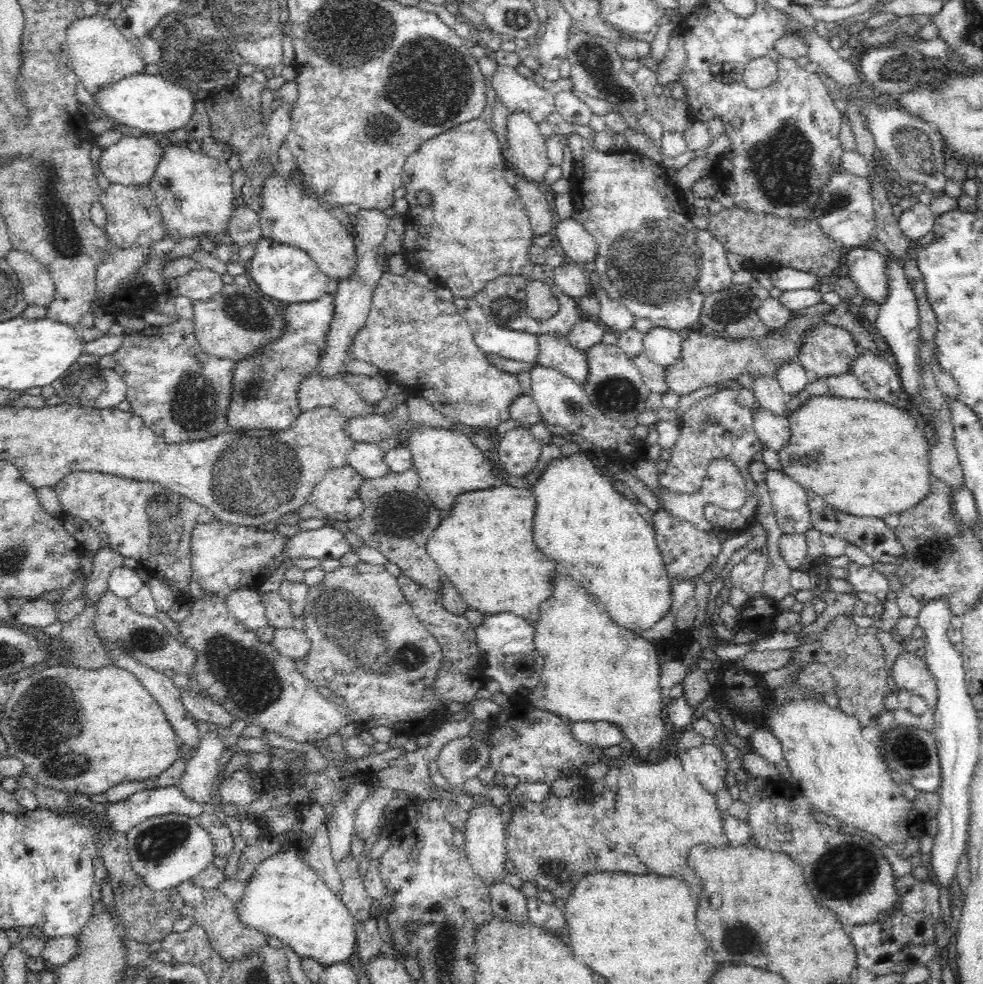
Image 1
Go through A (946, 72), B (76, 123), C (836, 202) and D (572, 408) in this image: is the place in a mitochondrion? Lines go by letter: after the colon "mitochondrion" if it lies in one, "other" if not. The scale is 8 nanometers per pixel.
A: other
B: other
C: mitochondrion
D: mitochondrion

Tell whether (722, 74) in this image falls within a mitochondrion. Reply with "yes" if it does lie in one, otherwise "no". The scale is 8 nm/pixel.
no

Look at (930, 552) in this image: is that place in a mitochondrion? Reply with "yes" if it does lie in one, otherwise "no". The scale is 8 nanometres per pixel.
yes

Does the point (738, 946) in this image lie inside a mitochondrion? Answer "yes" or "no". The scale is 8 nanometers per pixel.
yes

